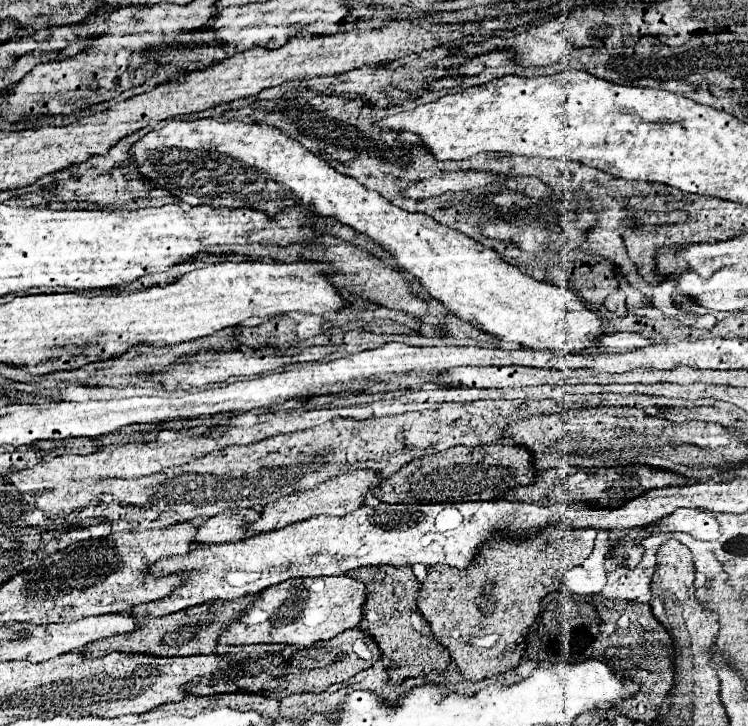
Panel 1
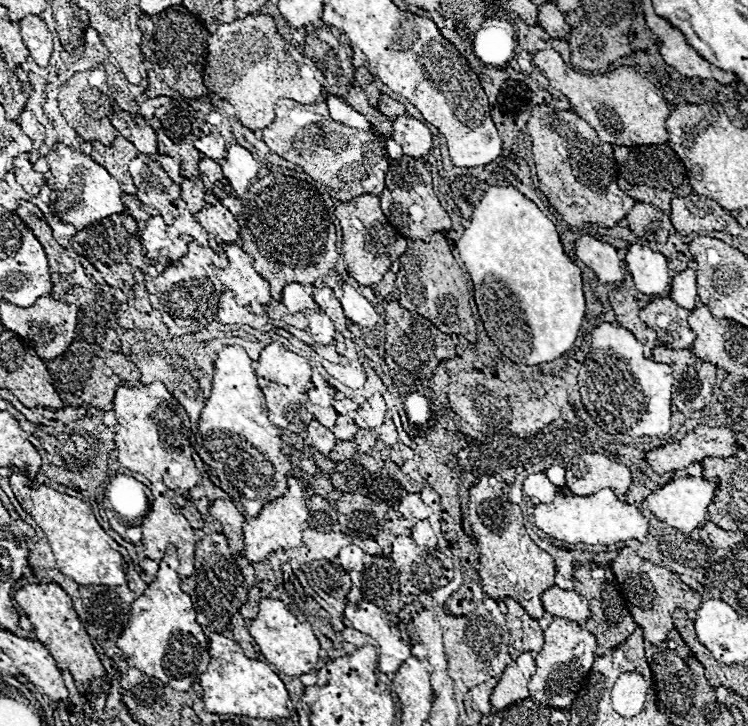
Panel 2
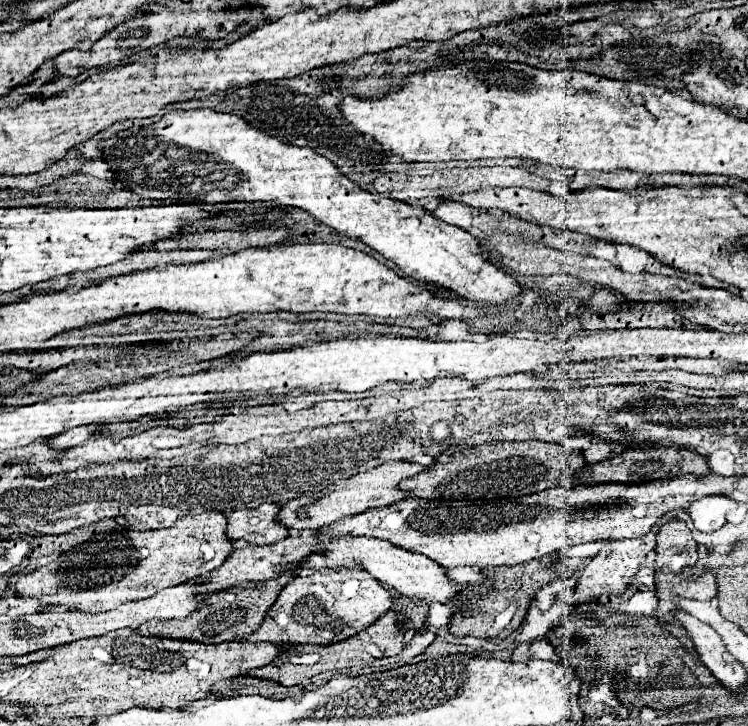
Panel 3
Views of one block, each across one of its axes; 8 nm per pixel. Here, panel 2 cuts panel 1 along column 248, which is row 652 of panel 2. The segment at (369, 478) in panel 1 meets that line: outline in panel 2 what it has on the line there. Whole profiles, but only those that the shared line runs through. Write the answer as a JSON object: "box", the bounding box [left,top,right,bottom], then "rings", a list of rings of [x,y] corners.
{"box":[490,652,536,710],"rings":[[[530,652],[520,654],[500,676],[492,696],[490,696],[490,704],[496,710],[502,710],[504,706],[510,706],[512,702],[518,700],[526,700],[528,698],[528,680],[534,672],[536,664],[534,664],[534,656]]]}

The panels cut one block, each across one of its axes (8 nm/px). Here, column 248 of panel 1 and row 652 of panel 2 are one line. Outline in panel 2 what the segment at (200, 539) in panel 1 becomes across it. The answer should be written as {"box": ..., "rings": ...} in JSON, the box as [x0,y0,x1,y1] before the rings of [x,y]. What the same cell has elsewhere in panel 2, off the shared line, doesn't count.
{"box":[506,598,544,658],"rings":[[[506,598],[506,626],[510,630],[510,654],[512,658],[520,656],[522,652],[538,652],[544,644],[544,632],[538,626],[538,620],[530,618],[524,608],[512,600]]]}

